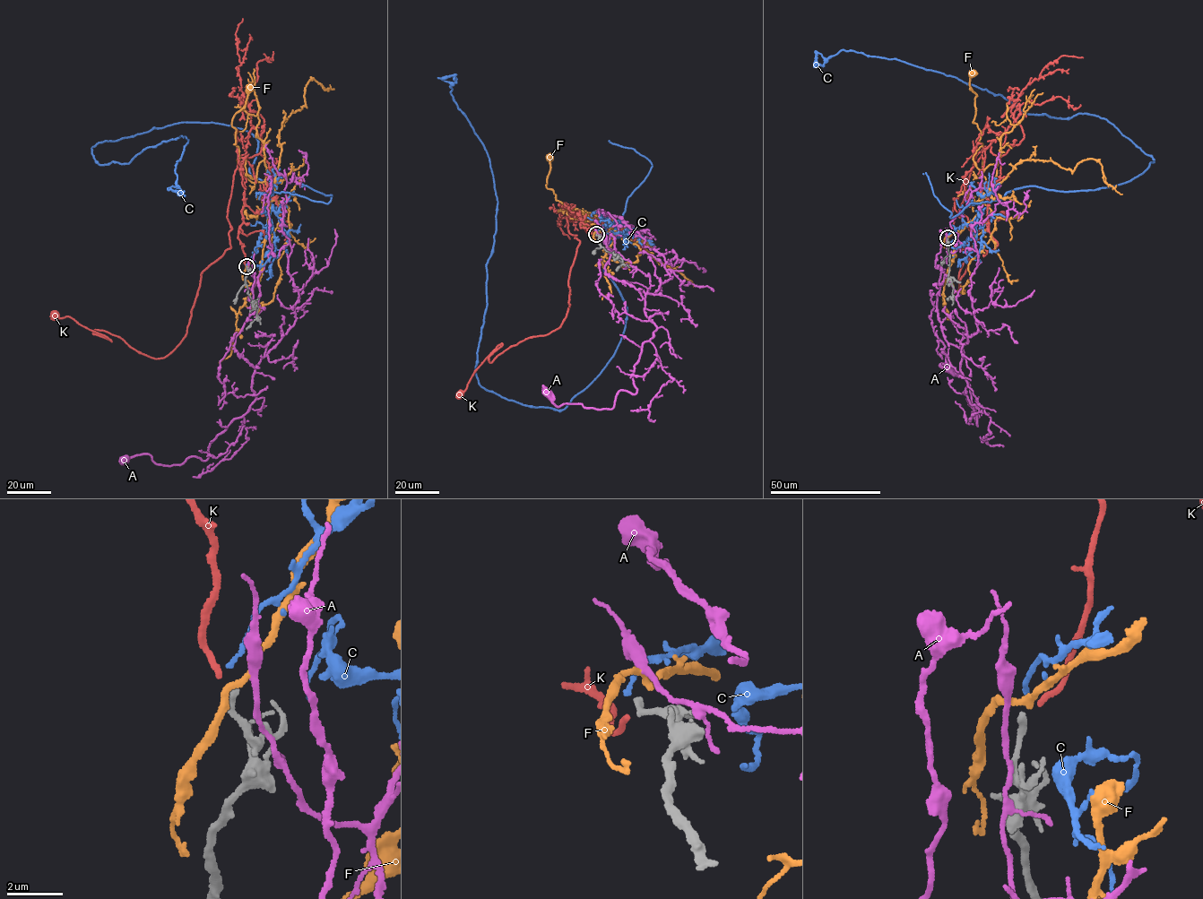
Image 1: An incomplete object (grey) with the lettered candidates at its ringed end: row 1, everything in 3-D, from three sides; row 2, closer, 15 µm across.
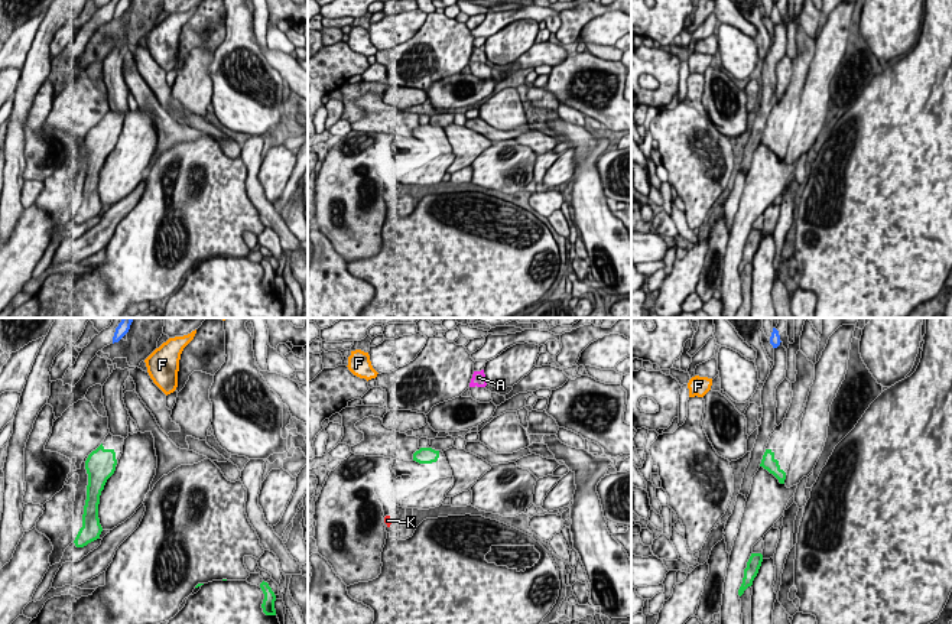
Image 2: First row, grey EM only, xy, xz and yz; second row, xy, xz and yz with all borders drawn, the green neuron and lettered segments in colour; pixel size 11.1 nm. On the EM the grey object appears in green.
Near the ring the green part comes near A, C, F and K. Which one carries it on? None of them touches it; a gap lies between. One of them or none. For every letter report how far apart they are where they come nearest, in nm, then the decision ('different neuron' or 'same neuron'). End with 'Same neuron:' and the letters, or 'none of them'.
A: gap 800 nm; different neuron
C: gap 1150 nm; different neuron
F: gap 850 nm; different neuron
K: gap 700 nm; different neuron
Same neuron: none of them

